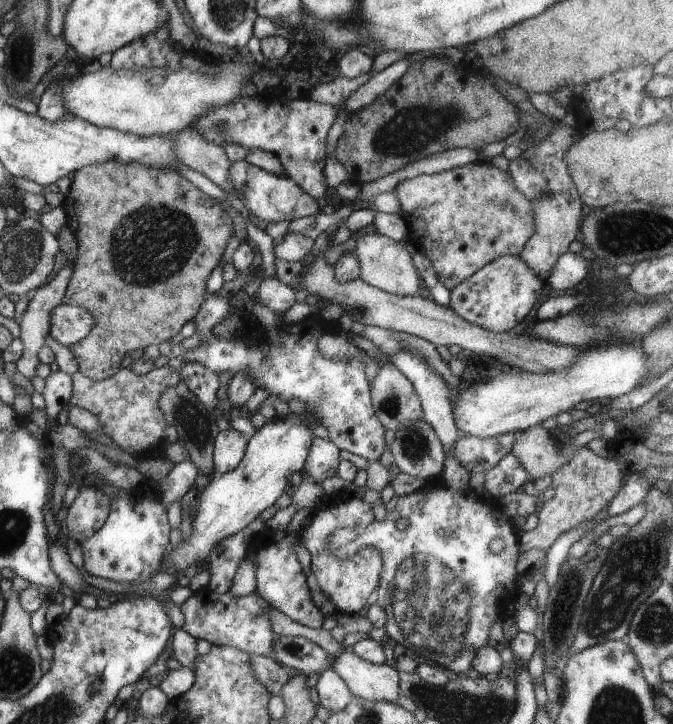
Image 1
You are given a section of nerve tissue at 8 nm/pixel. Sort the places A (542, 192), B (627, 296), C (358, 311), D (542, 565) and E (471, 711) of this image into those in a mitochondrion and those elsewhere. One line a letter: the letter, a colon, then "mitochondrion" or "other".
A: mitochondrion
B: other
C: other
D: other
E: mitochondrion

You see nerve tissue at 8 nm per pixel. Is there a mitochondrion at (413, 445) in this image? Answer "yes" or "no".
yes

